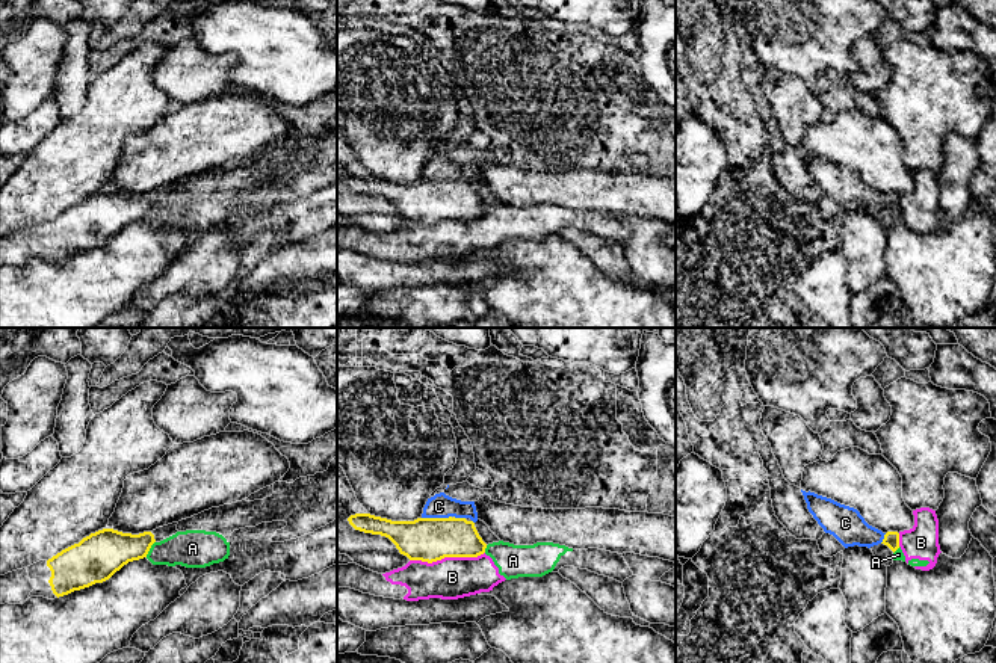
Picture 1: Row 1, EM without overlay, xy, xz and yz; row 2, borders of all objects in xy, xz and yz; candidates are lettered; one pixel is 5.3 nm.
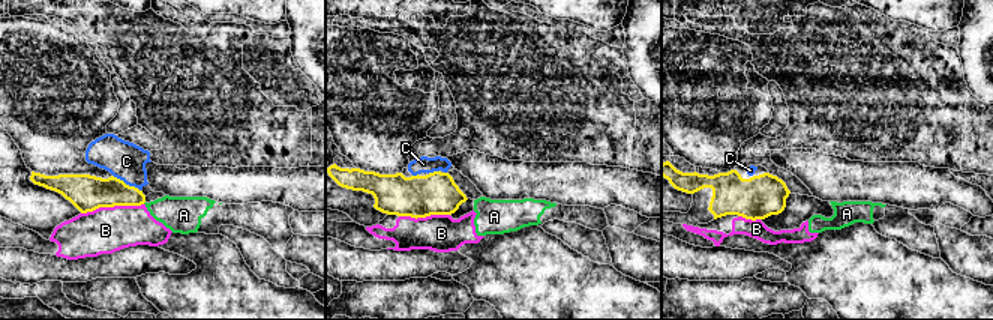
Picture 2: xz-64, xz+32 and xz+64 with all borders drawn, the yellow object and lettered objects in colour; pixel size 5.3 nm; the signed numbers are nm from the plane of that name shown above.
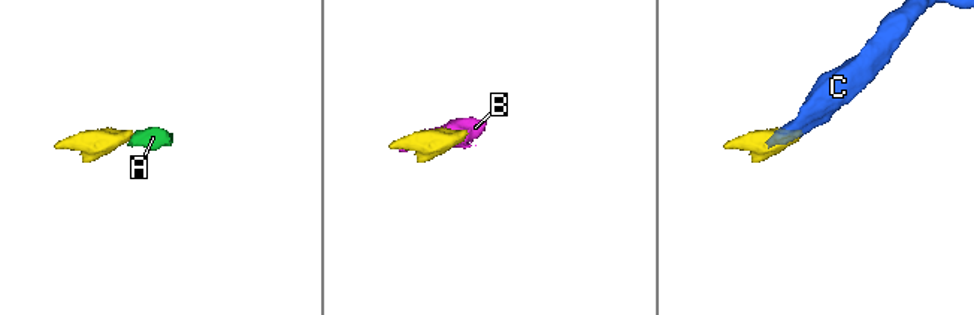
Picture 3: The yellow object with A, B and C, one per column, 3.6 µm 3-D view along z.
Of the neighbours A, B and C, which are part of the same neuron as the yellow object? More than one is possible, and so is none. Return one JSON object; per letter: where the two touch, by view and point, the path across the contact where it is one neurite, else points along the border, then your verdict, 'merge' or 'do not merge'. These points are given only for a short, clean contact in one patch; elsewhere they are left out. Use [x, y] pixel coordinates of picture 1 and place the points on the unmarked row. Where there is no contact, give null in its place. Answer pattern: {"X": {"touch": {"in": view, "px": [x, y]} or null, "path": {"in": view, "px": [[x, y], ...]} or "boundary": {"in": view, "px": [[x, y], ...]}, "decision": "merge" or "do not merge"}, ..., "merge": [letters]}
{"A": {"touch": {"in": "xy", "px": [150, 209]}, "boundary": {"in": "xy", "px": [[154, 203], [145, 218]]}, "decision": "do not merge"}, "B": {"touch": {"in": "xz", "px": [446, 218]}, "boundary": {"in": "xz", "px": [[484, 213], [476, 218], [445, 218], [431, 224], [410, 222]]}, "decision": "do not merge"}, "C": {"touch": {"in": "xz", "px": [436, 180]}, "path": {"in": "xz", "px": [[428, 201], [436, 194], [436, 180], [439, 168]]}, "decision": "merge"}, "merge": ["C"]}

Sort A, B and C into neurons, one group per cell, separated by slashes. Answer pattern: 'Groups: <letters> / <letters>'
Groups: A B / C

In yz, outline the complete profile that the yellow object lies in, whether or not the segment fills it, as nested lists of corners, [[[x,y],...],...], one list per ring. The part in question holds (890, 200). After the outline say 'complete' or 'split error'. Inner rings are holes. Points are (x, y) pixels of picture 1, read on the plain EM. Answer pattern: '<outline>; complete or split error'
[[[803,153],[809,174],[824,190],[833,196],[845,210],[848,208],[874,208],[878,205],[887,207],[893,214],[899,210],[899,195],[881,192],[869,187],[860,174],[854,169],[840,166],[831,160],[815,154]]]; split error

